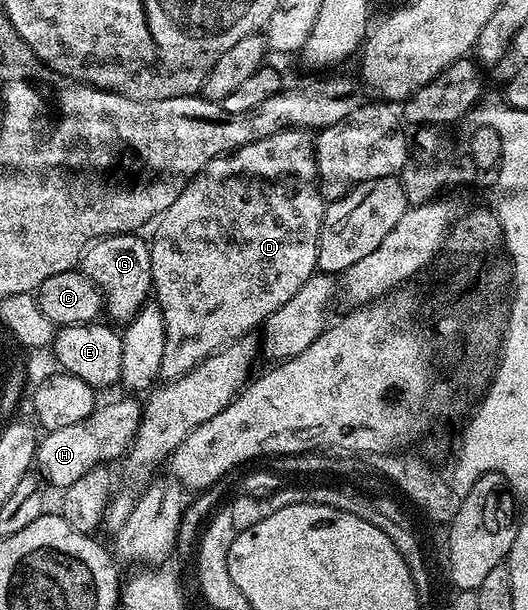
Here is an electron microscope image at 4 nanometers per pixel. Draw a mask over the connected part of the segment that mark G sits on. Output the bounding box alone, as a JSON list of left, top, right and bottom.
[80,232,154,322]

